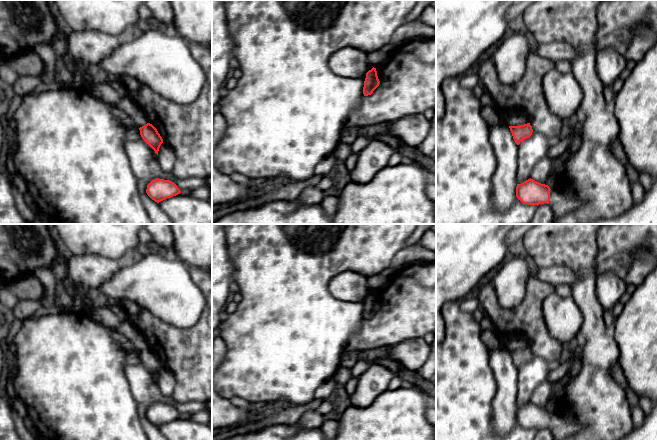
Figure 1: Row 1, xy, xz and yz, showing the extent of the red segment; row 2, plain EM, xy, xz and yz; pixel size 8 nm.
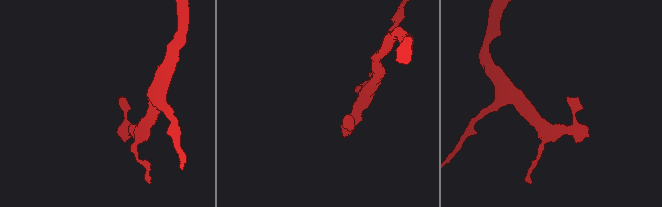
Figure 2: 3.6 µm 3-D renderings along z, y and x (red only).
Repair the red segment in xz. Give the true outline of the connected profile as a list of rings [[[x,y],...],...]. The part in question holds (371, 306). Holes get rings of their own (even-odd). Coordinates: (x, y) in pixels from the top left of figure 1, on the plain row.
[[[372,292],[366,297],[364,305],[363,318],[364,320],[371,319],[373,315],[379,310],[380,305],[377,300],[376,292]]]

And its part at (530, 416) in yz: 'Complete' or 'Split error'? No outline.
Split error

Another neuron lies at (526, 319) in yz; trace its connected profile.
[[[533,273],[527,281],[524,299],[512,309],[505,309],[499,304],[492,282],[485,283],[480,287],[476,299],[479,307],[491,319],[494,331],[502,341],[508,341],[511,336],[523,336],[528,340],[533,355],[540,356],[550,362],[559,360],[562,352],[562,344],[550,335],[542,314],[542,303],[547,296],[554,292],[553,285],[541,281]]]

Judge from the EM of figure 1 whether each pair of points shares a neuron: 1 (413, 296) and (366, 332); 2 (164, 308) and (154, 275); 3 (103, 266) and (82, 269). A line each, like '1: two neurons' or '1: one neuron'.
1: one neuron
2: one neuron
3: one neuron

